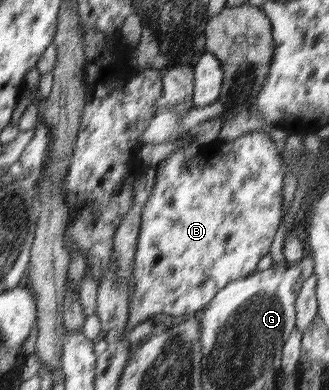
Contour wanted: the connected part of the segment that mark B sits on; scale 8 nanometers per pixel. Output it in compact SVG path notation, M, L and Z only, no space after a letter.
M187 131L180 135L175 141L185 141L183 148L175 150L169 158L161 158L156 169L156 180L154 181L154 188L152 196L147 200L143 208L143 216L141 216L141 230L139 231L138 246L136 249L136 256L134 259L133 275L131 276L131 290L128 305L128 322L126 323L127 331L132 330L138 323L150 319L152 315L159 315L159 313L166 313L175 317L183 315L184 313L194 313L201 311L210 301L215 297L215 294L223 289L228 283L234 279L248 276L250 273L256 271L257 263L261 261L269 253L271 242L274 235L277 233L281 224L281 218L285 214L284 210L284 170L281 166L281 159L279 159L278 148L276 143L271 143L269 134L265 132L251 132L232 141L223 141L223 151L225 151L225 165L203 165L203 163L193 163L195 157L199 157L201 145L196 141L191 142L193 134Z

